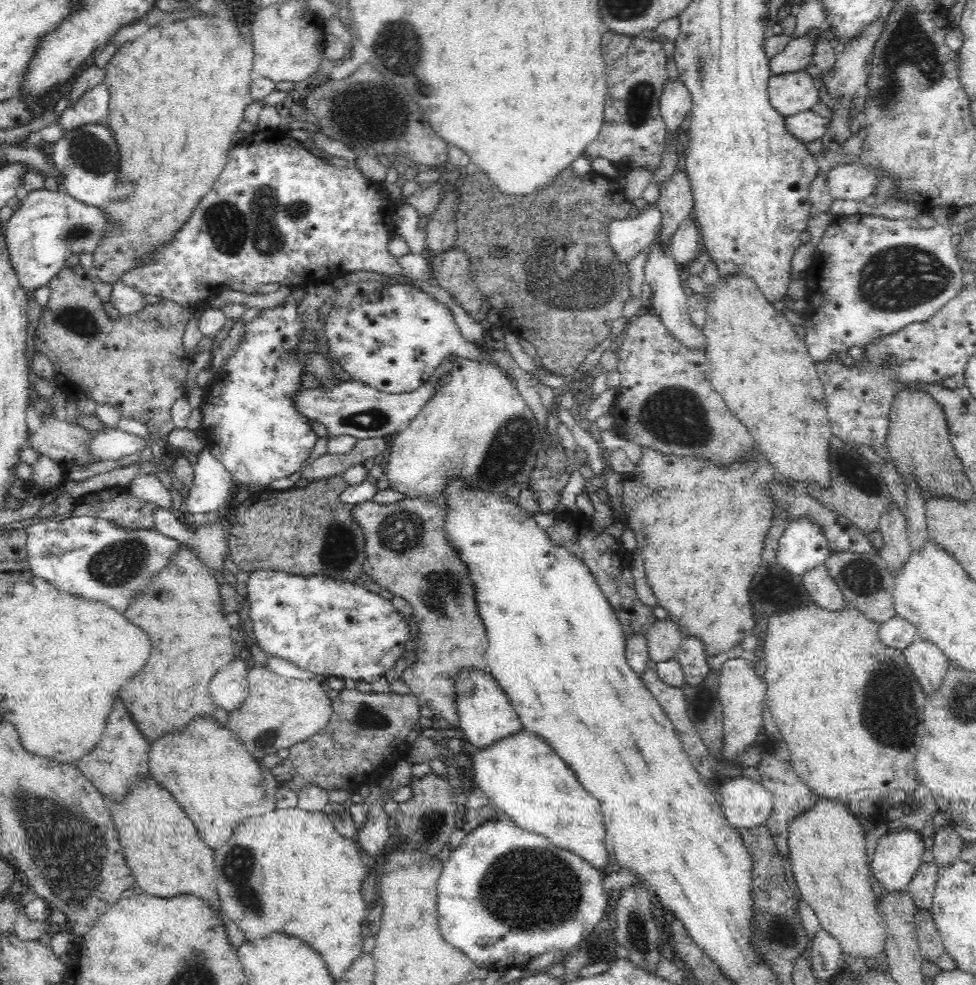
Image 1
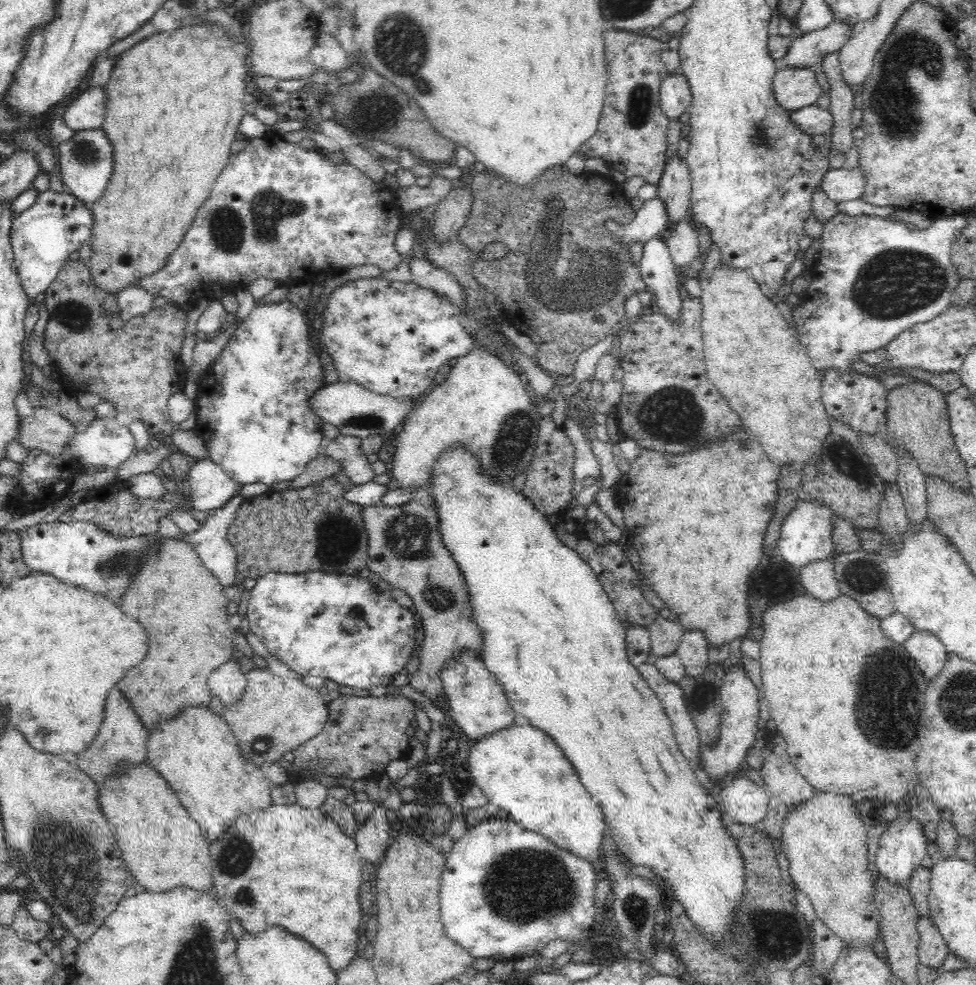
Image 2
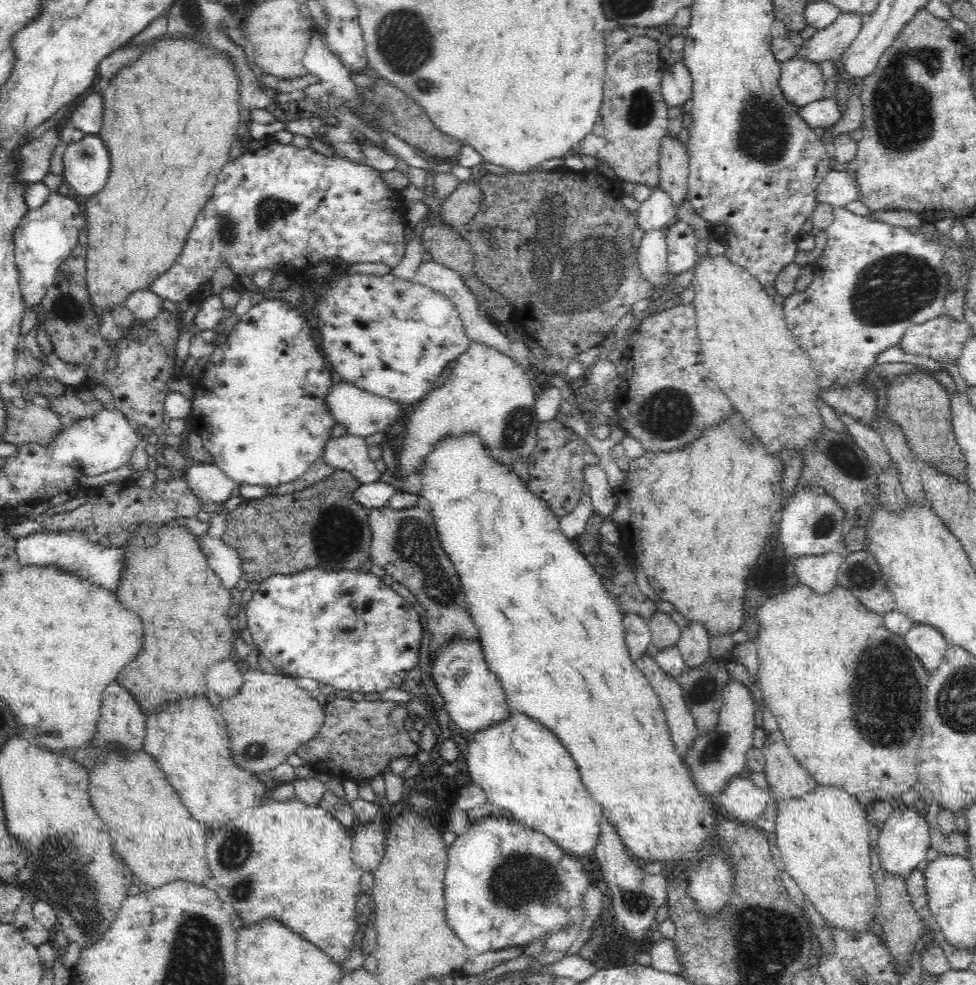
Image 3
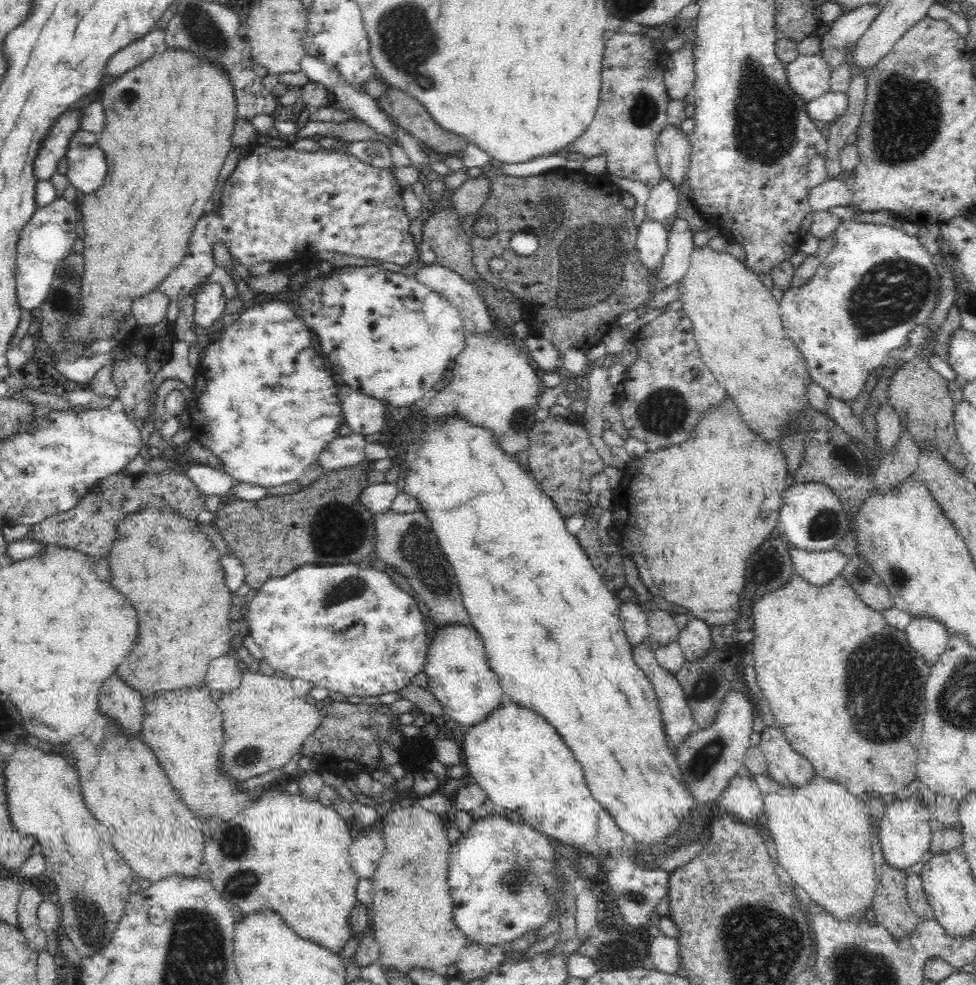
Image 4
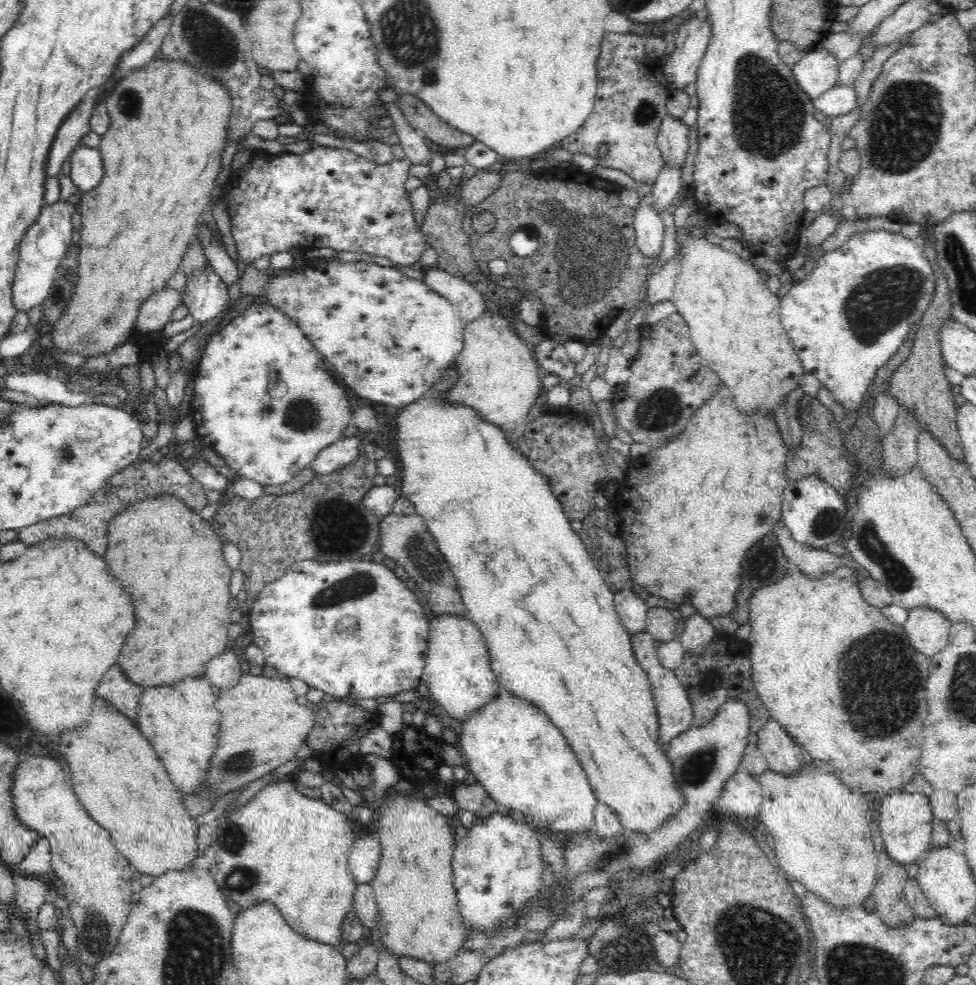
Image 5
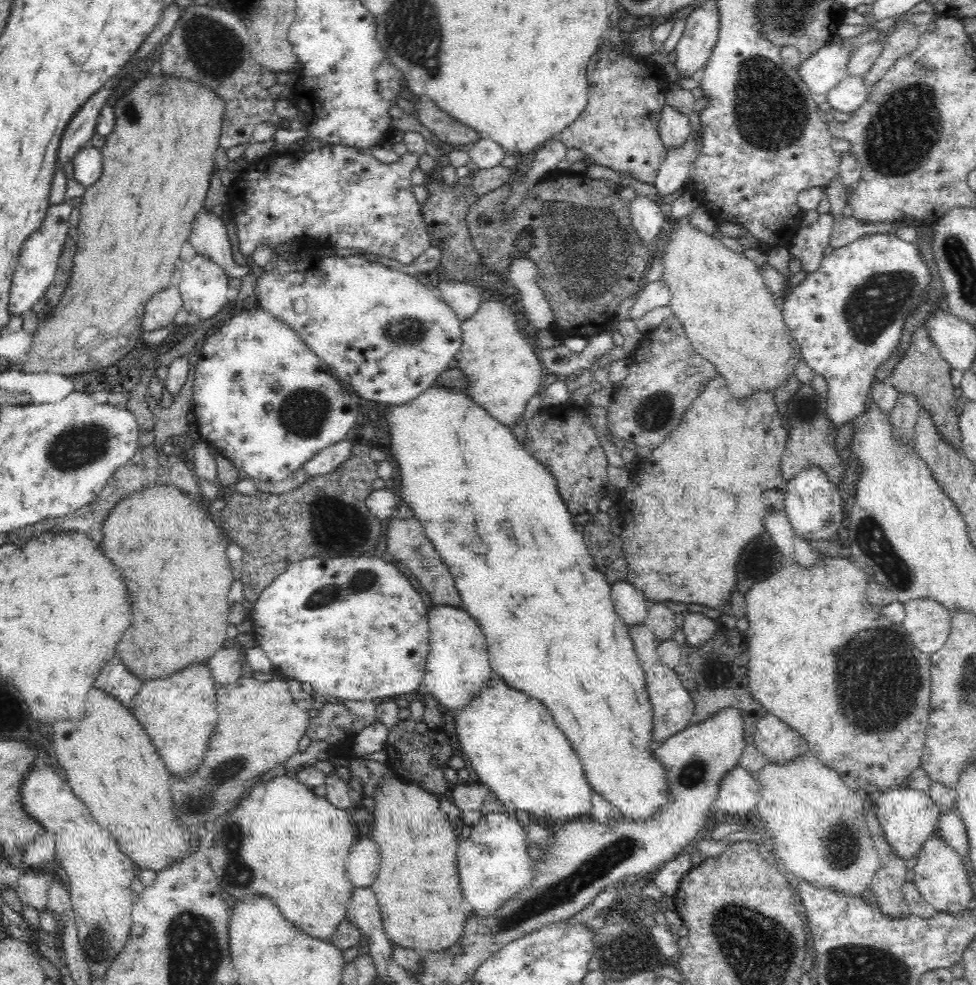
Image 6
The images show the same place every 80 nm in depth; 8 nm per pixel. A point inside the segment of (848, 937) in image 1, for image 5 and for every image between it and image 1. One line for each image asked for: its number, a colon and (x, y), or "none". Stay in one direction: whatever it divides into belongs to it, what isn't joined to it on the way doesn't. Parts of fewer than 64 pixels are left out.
2: (825, 839)
3: (824, 837)
4: (822, 832)
5: (821, 829)

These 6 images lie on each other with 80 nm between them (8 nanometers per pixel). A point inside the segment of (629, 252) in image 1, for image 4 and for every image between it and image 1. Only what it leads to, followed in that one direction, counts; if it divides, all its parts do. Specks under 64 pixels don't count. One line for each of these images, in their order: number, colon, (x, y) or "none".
2: (651, 220)
3: (657, 212)
4: (662, 203)

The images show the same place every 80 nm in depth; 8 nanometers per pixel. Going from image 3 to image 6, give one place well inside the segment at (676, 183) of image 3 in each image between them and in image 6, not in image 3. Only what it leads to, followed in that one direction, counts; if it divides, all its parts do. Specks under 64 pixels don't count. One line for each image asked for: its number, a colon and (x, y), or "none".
4: (673, 150)
5: (672, 142)
6: (673, 129)

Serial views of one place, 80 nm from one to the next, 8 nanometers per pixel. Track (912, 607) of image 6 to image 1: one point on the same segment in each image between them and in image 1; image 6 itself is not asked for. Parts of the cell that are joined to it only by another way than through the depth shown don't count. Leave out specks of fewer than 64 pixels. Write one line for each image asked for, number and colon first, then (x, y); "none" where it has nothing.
1: (927, 663)
2: (927, 652)
3: (927, 643)
4: (928, 638)
5: (928, 630)

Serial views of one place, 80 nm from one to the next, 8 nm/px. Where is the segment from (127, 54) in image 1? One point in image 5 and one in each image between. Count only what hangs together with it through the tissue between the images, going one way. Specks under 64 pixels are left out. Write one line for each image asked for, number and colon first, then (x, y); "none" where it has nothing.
2: (173, 107)
3: (160, 178)
4: (137, 225)
5: (162, 151)

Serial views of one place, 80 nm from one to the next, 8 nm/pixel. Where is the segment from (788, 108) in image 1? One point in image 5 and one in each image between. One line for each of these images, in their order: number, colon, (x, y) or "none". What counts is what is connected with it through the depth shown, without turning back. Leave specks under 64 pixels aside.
2: (793, 89)
3: (801, 81)
4: (808, 76)
5: (816, 72)

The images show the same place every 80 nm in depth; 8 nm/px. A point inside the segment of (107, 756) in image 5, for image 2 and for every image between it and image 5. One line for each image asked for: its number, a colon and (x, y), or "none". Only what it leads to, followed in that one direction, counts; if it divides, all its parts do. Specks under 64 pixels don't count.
2: (162, 847)
3: (157, 839)
4: (123, 786)

